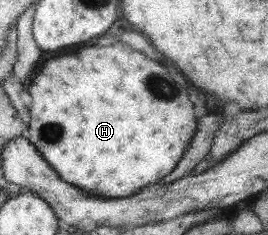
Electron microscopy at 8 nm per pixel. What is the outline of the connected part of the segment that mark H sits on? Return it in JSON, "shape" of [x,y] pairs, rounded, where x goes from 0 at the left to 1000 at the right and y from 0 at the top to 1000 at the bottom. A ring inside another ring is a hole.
{"shape":[[[429,179],[414,196],[384,196],[384,204],[302,204],[280,230],[250,230],[228,247],[198,247],[175,255],[146,315],[116,340],[116,545],[108,545],[108,591],[101,591],[138,638],[168,689],[220,745],[228,766],[254,774],[261,787],[310,804],[321,821],[362,830],[384,843],[466,843],[519,821],[534,796],[586,779],[597,757],[631,740],[660,689],[675,681],[683,651],[701,634],[713,591],[724,583],[735,545],[735,506],[720,489],[720,451],[698,417],[698,340],[646,289],[646,281],[601,281],[556,247],[541,247],[526,221],[489,213],[481,196]]]}

